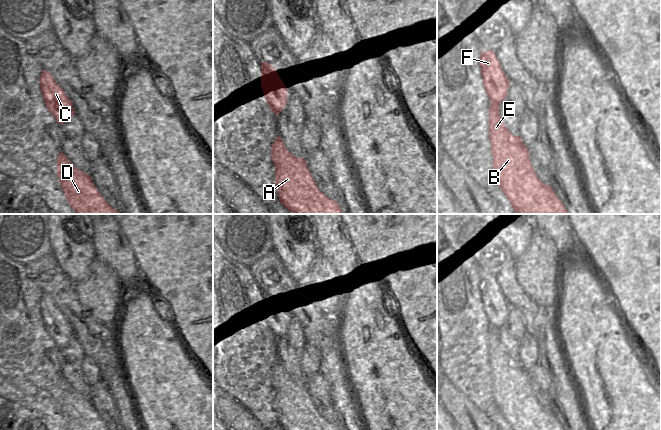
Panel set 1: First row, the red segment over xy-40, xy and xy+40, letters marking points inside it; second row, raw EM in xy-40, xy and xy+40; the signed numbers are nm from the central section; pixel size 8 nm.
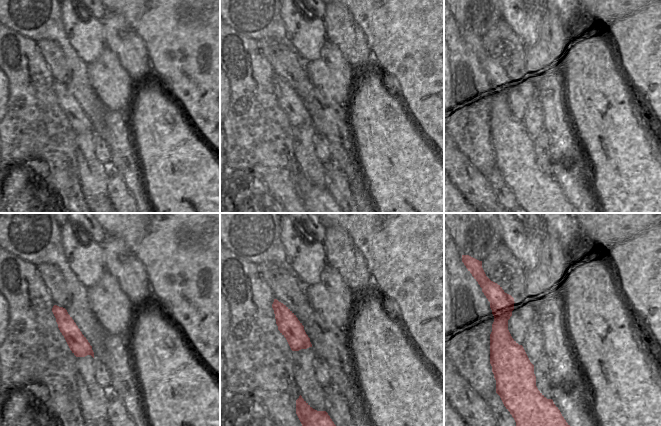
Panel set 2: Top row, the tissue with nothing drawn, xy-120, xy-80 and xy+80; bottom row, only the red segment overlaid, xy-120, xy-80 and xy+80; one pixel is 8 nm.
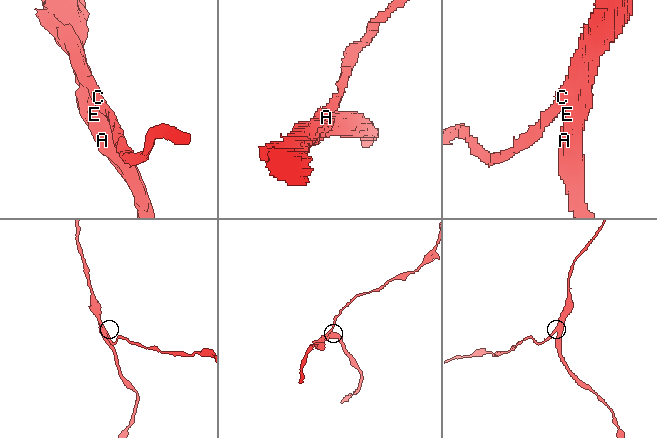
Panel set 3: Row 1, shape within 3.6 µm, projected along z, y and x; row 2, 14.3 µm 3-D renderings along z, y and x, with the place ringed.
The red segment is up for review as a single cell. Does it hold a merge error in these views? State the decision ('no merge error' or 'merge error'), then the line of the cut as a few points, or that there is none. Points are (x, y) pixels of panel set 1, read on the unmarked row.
merge error | xy+40 (494, 303), (493, 310), (498, 321), (495, 327), (496, 330)

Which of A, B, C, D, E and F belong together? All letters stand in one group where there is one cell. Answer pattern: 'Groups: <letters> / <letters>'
Groups: A B D E F / C

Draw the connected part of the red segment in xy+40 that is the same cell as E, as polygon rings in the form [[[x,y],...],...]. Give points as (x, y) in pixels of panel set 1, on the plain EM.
[[[492,274],[481,277],[479,283],[481,301],[485,315],[491,325],[489,331],[489,365],[493,379],[493,401],[512,430],[564,430],[551,410],[544,408],[536,399],[529,383],[528,372],[520,360],[514,360],[503,347],[499,339],[499,330],[495,327],[499,321],[493,311],[493,305],[498,304],[506,313],[511,308]]]

